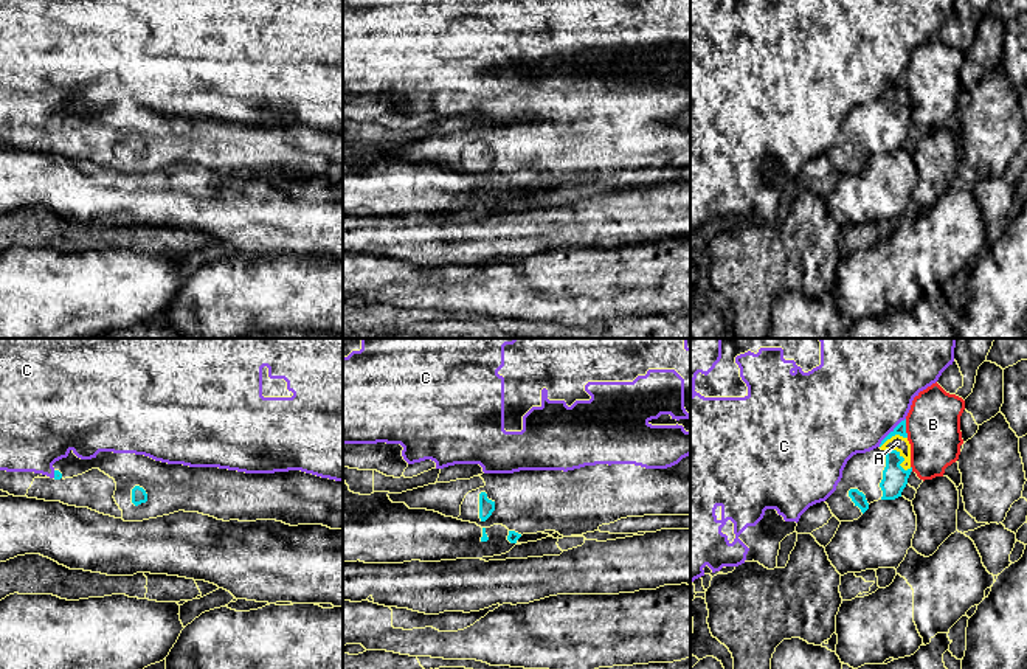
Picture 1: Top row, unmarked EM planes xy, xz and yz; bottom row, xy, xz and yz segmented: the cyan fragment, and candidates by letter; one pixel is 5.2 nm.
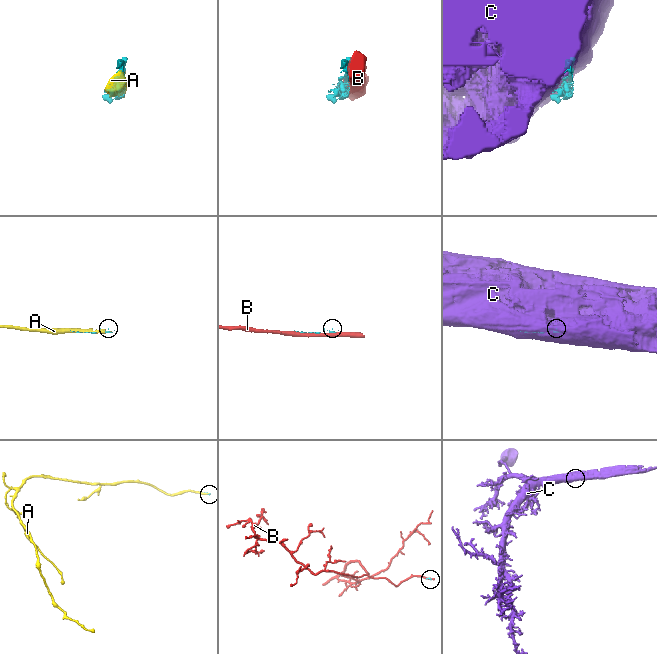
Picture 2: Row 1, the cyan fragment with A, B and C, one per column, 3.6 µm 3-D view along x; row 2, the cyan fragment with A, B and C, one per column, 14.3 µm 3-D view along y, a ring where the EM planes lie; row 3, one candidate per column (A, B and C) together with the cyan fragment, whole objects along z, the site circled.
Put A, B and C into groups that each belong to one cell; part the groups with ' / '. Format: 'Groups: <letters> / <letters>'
Groups: A / B / C

